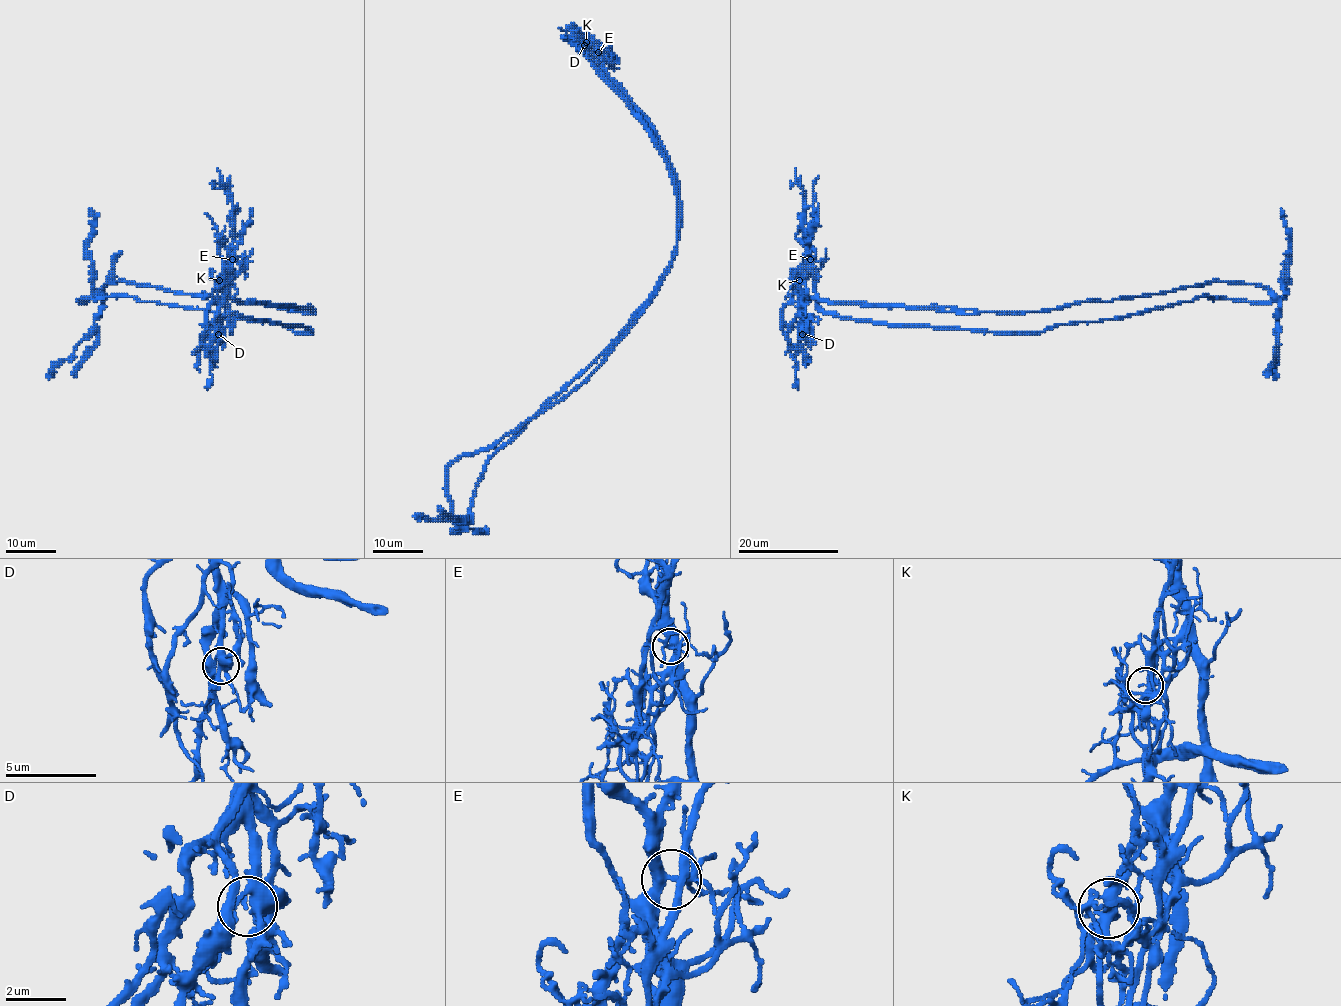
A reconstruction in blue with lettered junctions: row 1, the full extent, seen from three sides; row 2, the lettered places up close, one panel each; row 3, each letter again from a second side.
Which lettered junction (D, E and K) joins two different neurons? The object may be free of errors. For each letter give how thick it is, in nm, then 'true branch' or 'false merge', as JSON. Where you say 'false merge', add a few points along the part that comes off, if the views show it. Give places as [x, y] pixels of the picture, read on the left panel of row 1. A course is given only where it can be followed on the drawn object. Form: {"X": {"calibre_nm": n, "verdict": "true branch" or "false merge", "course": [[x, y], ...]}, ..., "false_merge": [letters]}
{"D": {"calibre_nm": 400, "verdict": "true branch"}, "E": {"calibre_nm": 300, "verdict": "true branch"}, "K": {"calibre_nm": 360, "verdict": "false merge", "course": [[219, 279], [227, 267], [230, 312], [310, 332], [126, 296], [79, 301], [92, 293], [89, 209]]}, "false_merge": ["K"]}

